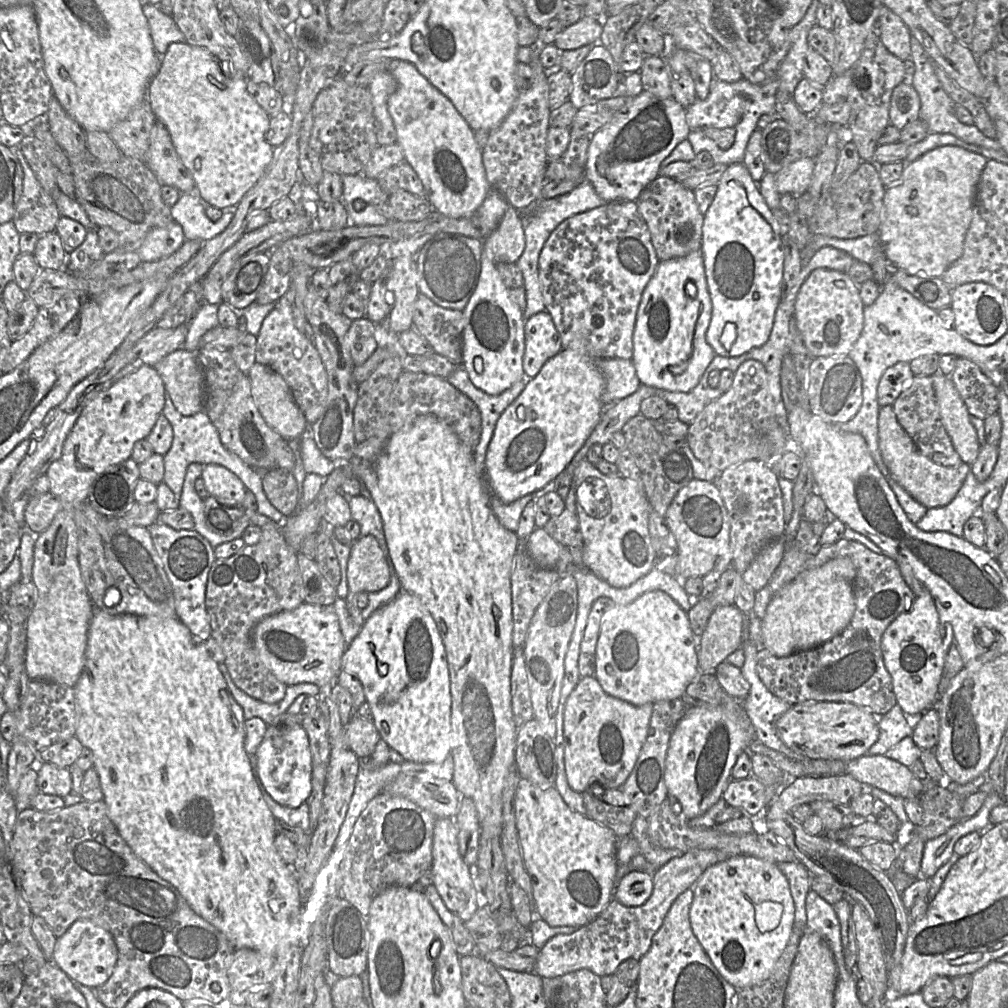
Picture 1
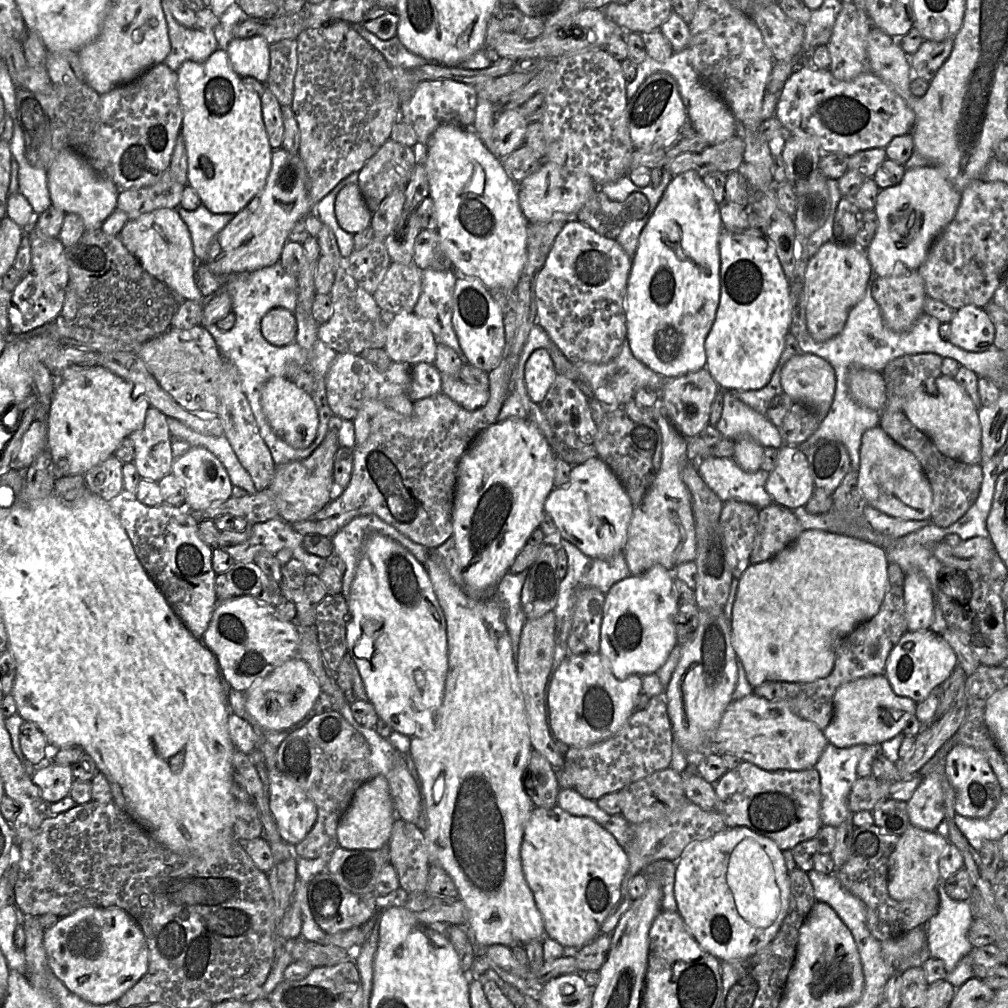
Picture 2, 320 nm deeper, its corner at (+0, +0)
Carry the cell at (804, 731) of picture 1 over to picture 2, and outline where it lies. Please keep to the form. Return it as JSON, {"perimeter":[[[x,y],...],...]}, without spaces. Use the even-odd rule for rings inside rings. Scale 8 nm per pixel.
{"perimeter":[[[752,693],[739,700],[732,700],[727,706],[713,738],[713,751],[719,754],[731,753],[769,771],[799,771],[814,767],[827,744],[823,730],[813,722],[799,717],[786,702],[767,700]]]}

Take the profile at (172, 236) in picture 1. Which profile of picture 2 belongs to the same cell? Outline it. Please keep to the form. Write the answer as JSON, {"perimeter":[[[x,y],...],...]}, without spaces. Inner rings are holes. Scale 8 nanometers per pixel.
{"perimeter":[[[159,208],[128,221],[119,234],[124,246],[133,254],[142,267],[184,299],[203,304],[204,295],[195,282],[196,257],[193,253],[188,226],[177,209]]]}

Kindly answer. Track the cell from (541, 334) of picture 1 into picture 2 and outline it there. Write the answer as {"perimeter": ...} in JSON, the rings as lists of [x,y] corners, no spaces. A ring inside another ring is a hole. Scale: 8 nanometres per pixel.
{"perimeter":[[[542,348],[533,351],[524,368],[529,398],[540,405],[557,375],[550,353]]]}

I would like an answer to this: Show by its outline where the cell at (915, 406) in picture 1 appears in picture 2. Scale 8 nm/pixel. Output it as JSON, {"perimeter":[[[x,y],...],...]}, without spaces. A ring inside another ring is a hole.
{"perimeter":[[[881,411],[879,425],[895,442],[912,452],[920,462],[933,491],[930,520],[938,527],[948,527],[960,519],[979,496],[983,481],[982,465],[967,464],[944,455],[925,433],[915,427],[903,411]]]}

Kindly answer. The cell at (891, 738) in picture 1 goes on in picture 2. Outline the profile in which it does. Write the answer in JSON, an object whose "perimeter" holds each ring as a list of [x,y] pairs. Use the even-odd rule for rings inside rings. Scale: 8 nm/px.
{"perimeter":[[[828,743],[814,766],[820,774],[822,797],[820,818],[823,826],[838,827],[851,814],[848,805],[849,794],[853,783],[858,778],[857,766],[866,747],[866,744],[857,744],[841,748]]]}

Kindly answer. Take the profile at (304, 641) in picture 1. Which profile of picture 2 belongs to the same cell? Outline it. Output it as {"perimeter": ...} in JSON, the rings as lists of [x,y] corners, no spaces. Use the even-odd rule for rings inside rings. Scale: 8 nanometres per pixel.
{"perimeter":[[[250,595],[218,601],[201,641],[214,654],[222,678],[239,691],[246,691],[256,680],[298,657],[299,635],[295,621],[281,620],[275,606]]]}

